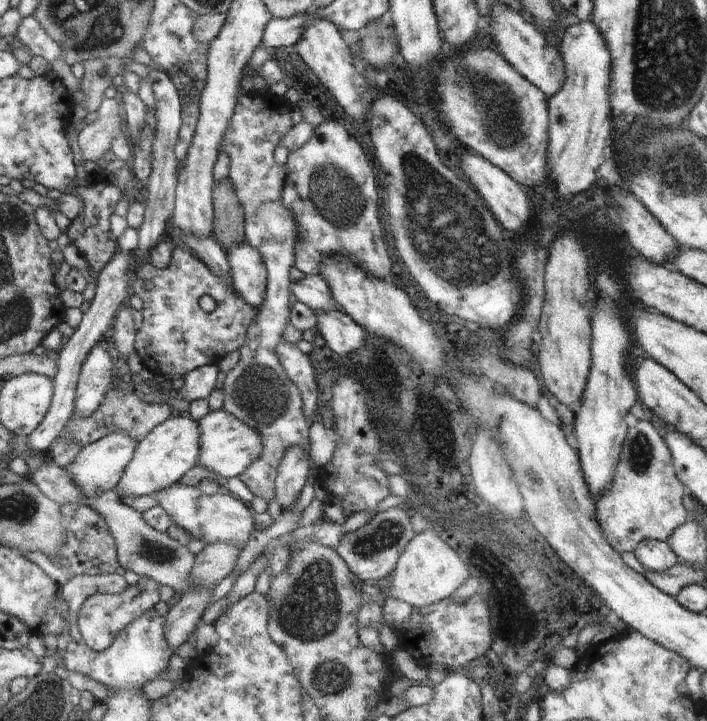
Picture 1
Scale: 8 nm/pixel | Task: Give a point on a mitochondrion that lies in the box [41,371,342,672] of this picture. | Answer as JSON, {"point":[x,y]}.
{"point":[157,553]}

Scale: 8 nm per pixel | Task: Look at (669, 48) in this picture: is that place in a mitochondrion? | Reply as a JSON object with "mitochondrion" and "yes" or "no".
{"mitochondrion":"yes"}

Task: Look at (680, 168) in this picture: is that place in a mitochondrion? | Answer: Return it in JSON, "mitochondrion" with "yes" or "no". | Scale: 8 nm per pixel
{"mitochondrion":"yes"}

